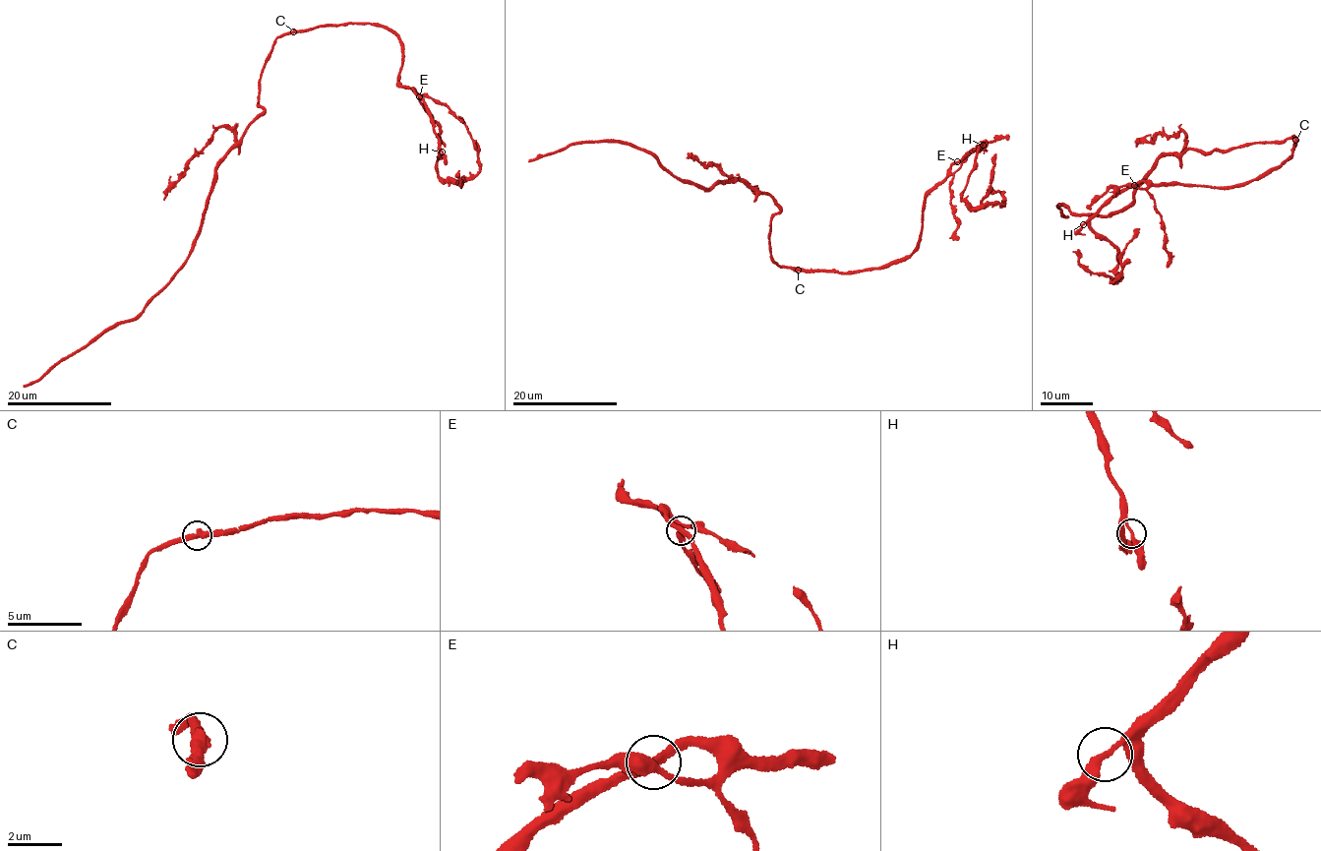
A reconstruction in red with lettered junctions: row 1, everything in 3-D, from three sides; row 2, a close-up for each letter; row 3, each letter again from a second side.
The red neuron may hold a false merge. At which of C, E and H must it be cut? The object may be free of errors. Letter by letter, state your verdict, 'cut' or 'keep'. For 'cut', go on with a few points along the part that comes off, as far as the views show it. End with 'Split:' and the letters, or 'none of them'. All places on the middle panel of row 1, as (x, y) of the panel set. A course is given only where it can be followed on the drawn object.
C: keep
E: keep
H: keep
Split: none of them

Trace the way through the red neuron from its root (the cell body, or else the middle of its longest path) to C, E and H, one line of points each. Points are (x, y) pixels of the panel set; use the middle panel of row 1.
C: (780, 266), (797, 269)
E: (780, 266), (844, 273), (880, 269), (897, 263), (912, 253), (919, 241), (924, 197), (957, 162)
H: (780, 266), (844, 273), (880, 269), (897, 263), (912, 253), (919, 241), (924, 197), (966, 151), (983, 145)

